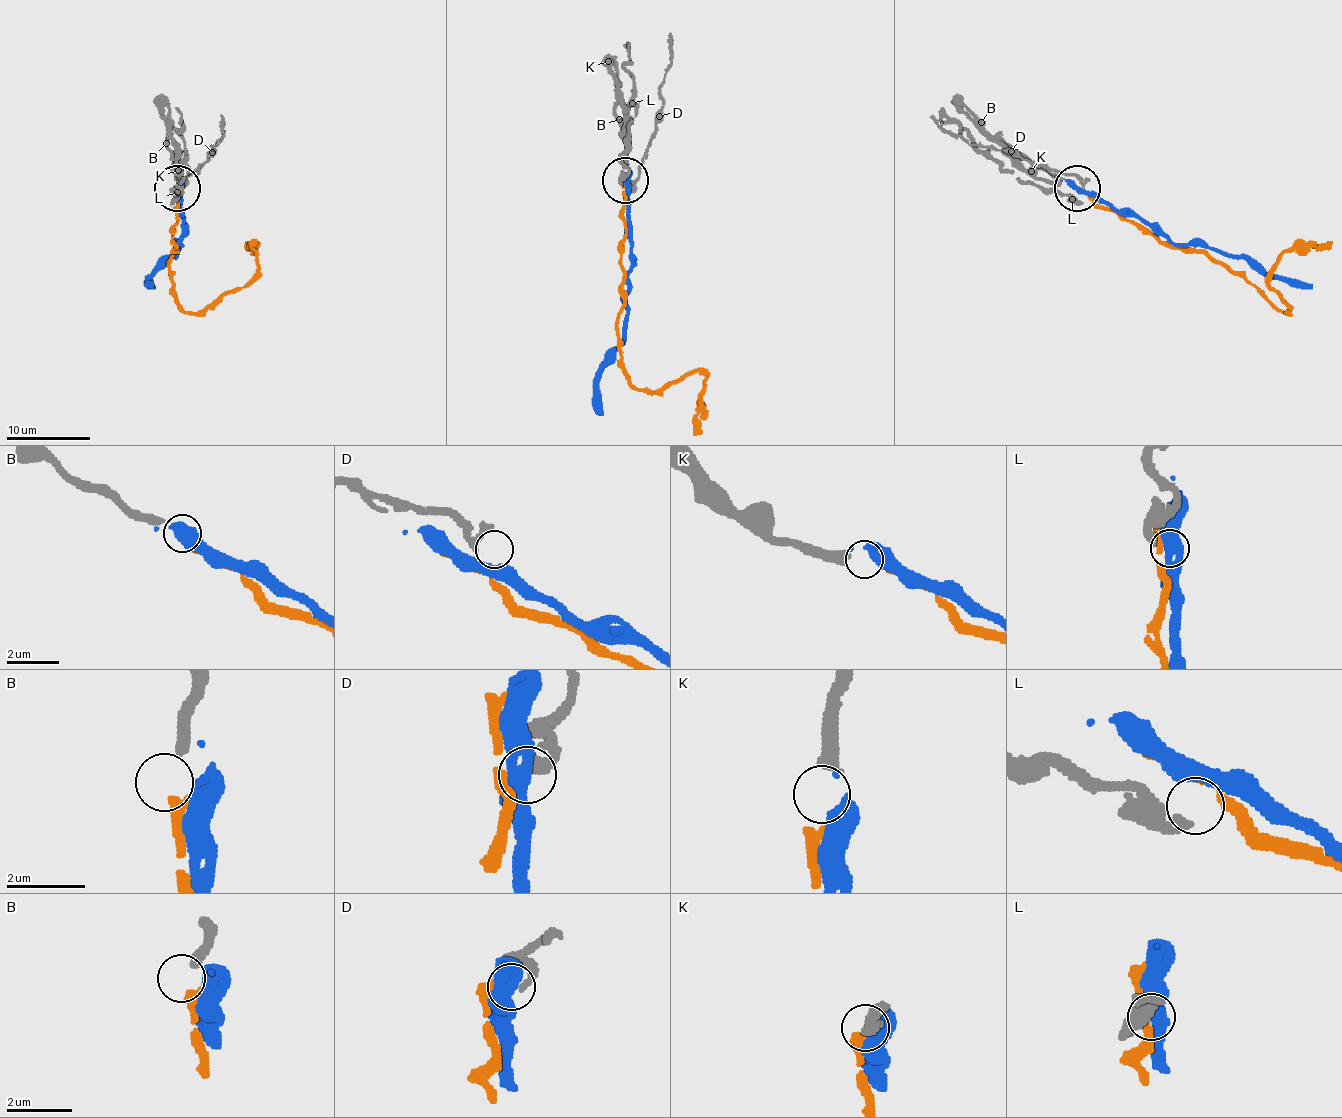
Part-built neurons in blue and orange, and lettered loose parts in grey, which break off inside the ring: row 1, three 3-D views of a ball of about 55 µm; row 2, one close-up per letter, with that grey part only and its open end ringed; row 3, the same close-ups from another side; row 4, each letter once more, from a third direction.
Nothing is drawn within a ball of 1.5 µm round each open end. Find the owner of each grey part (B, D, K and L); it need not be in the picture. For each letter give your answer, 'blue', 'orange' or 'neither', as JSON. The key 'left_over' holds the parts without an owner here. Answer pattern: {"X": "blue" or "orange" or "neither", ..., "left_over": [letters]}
{"B": "orange", "D": "neither", "K": "blue", "L": "neither", "left_over": ["D", "L"]}

